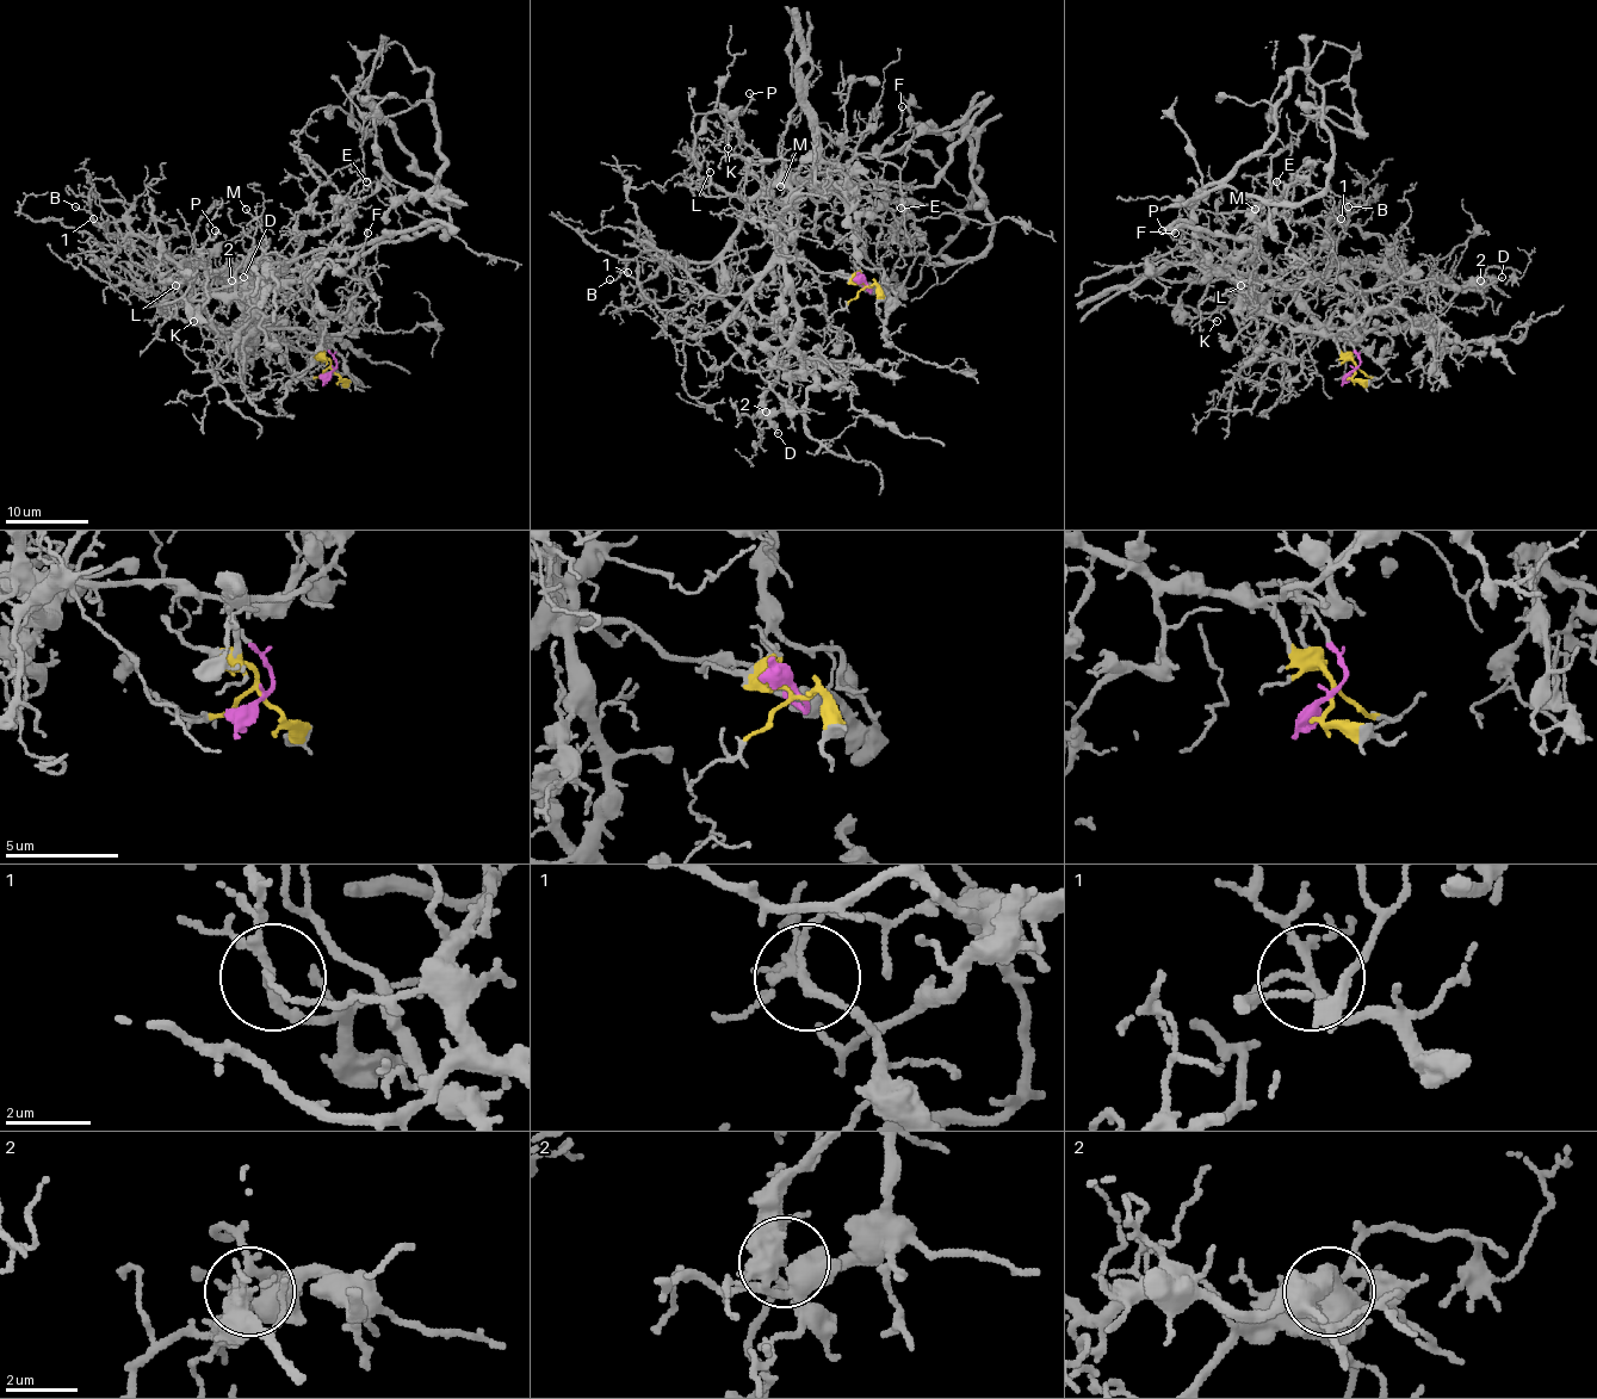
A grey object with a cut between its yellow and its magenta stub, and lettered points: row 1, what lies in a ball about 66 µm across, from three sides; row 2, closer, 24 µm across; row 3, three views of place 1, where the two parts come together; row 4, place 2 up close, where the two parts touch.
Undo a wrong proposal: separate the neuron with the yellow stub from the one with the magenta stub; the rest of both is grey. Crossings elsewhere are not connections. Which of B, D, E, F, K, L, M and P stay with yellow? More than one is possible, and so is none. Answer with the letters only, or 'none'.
K, M, P

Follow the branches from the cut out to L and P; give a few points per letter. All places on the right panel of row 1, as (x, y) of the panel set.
L: (1356, 370), (1360, 356), (1341, 328), (1325, 327), (1281, 283), (1264, 293), (1264, 305), (1233, 302), (1240, 285)
P: (1356, 370), (1334, 339), (1271, 320), (1255, 302), (1246, 277), (1209, 271), (1162, 229)

